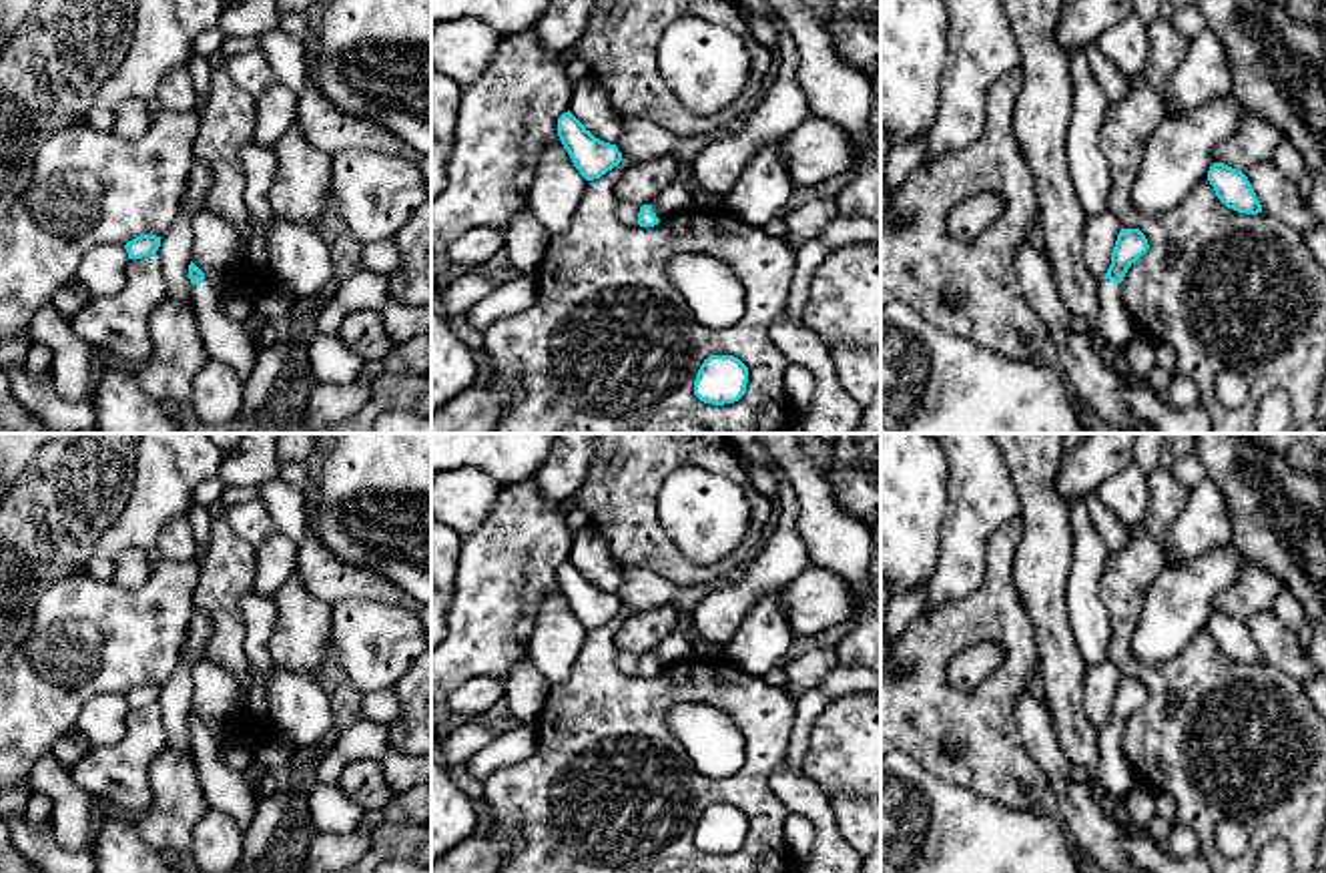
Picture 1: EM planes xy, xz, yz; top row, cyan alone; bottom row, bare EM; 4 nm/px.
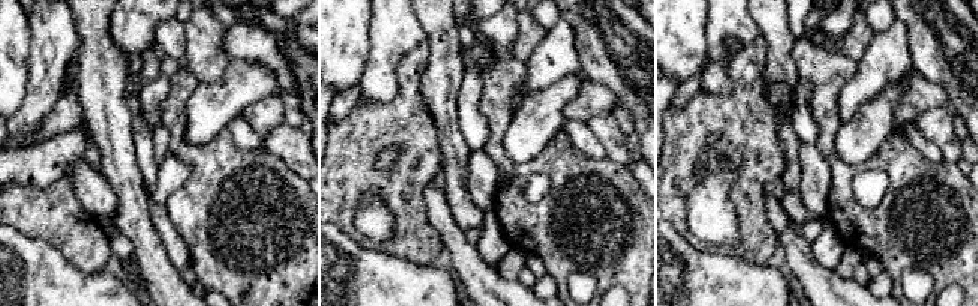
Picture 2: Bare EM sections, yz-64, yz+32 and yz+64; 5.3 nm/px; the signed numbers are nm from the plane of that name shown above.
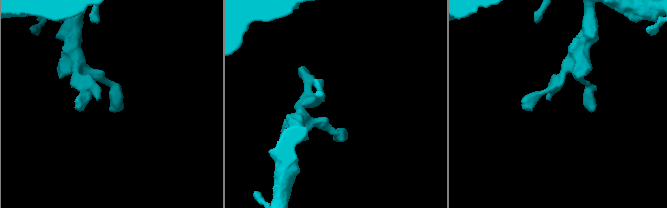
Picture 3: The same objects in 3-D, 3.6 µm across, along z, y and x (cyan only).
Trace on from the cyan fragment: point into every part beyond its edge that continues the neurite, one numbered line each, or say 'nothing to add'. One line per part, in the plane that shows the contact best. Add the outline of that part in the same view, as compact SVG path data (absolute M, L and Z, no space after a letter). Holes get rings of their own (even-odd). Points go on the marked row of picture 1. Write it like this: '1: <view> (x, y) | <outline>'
1: yz (1116, 330) | M1101 279L1099 337L1109 347L1127 347L1133 339L1135 323L1127 317L1121 283Z

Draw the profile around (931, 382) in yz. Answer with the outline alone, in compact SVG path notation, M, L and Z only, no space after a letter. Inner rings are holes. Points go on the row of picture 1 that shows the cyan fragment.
M901 301L881 305L881 433L1087 433L1061 377L1035 359L1015 361L939 329Z

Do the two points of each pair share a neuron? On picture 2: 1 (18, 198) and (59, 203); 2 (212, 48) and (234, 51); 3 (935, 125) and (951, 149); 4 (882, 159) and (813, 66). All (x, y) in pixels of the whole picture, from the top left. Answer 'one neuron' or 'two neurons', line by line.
1: one neuron
2: two neurons
3: one neuron
4: one neuron

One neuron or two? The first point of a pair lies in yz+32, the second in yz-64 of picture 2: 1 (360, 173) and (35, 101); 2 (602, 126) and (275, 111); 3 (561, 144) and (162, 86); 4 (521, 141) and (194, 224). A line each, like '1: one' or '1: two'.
1: two
2: two
3: two
4: two

